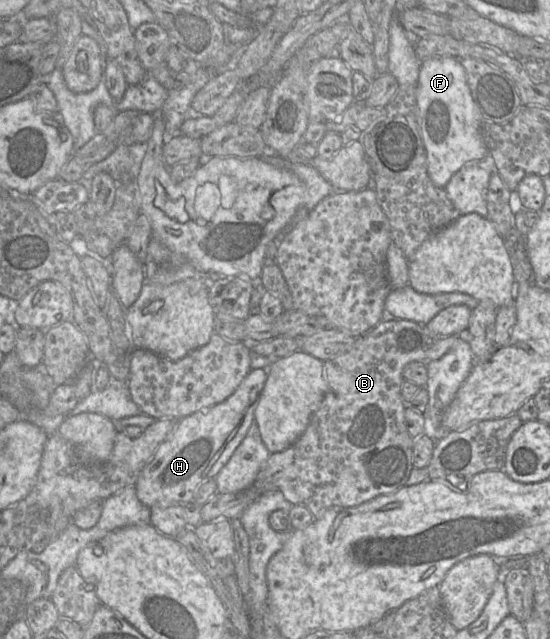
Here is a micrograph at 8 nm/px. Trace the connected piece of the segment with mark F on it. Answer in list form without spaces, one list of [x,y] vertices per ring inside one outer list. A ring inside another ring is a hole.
[[[451,56],[431,57],[422,61],[416,88],[417,120],[426,150],[428,175],[433,184],[445,188],[450,178],[464,165],[489,155],[482,133],[481,112],[467,84],[466,72],[460,59]]]

